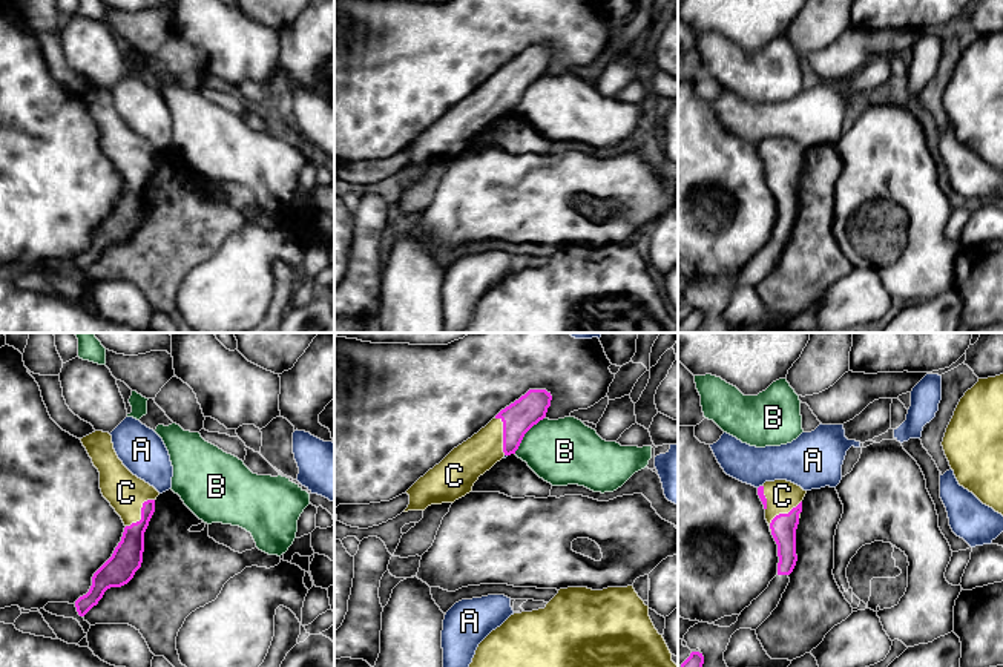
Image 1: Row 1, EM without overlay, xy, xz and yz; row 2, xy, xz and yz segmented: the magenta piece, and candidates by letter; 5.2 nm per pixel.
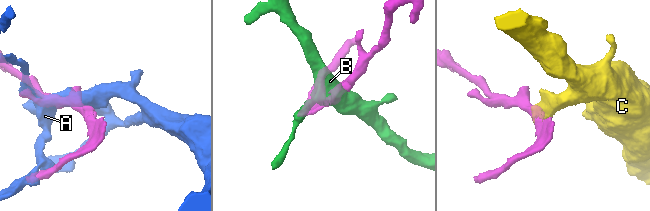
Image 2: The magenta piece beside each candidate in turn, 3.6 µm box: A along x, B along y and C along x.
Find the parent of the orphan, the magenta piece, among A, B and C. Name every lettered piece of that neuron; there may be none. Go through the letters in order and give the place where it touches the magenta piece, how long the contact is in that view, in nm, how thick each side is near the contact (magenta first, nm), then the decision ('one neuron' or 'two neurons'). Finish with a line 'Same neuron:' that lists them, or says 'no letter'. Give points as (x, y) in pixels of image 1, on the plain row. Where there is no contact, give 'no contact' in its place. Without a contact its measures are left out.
A: meets magenta in yz at (759, 143); contact 30 nm long; 30 nm thick on the magenta side, 220 nm on the other; two neurons
B: meets magenta in xz at (525, 89); contact 240 nm long; 170 nm thick on the magenta side, 340 nm on the other; two neurons
C: meets magenta in xy at (141, 169); contact 220 nm long; 160 nm thick on the magenta side, 200 nm on the other; one neuron
Same neuron: C

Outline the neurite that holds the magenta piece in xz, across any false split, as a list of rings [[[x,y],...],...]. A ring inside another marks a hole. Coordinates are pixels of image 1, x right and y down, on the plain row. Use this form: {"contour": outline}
{"contour": [[[529,46],[502,66],[406,147],[409,161],[403,169],[454,159],[469,150],[480,132],[505,112],[515,110],[525,90],[546,74],[551,57],[546,46]]]}

